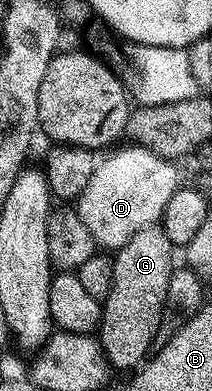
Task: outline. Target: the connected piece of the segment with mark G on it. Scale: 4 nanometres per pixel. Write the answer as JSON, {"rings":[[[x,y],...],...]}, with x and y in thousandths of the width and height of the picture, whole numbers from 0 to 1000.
{"rings":[[[764,575],[665,583],[566,639],[533,650],[533,737],[481,772],[486,813],[467,824],[458,862],[509,926],[547,949],[642,944],[717,903],[741,839],[759,829],[778,737],[797,737],[797,706],[816,632],[778,604]]]}

